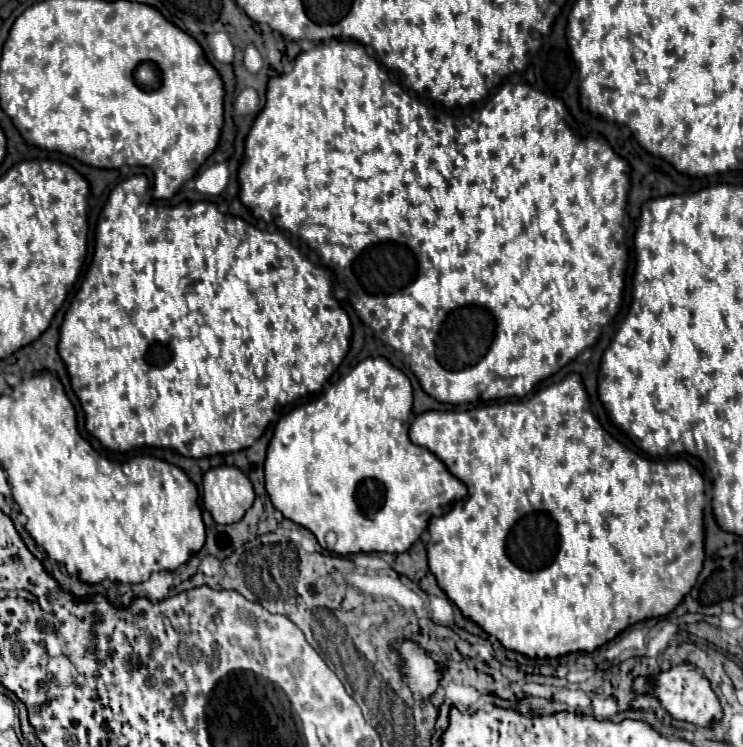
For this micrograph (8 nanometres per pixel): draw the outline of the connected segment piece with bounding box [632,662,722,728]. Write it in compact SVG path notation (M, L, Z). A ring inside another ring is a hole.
M682 662L670 670L658 672L652 682L650 678L638 676L632 682L632 692L634 694L652 694L660 706L674 718L674 720L682 720L682 722L690 722L696 726L714 726L722 720L722 706L720 700L716 696L716 692L712 690L712 682L690 662Z

